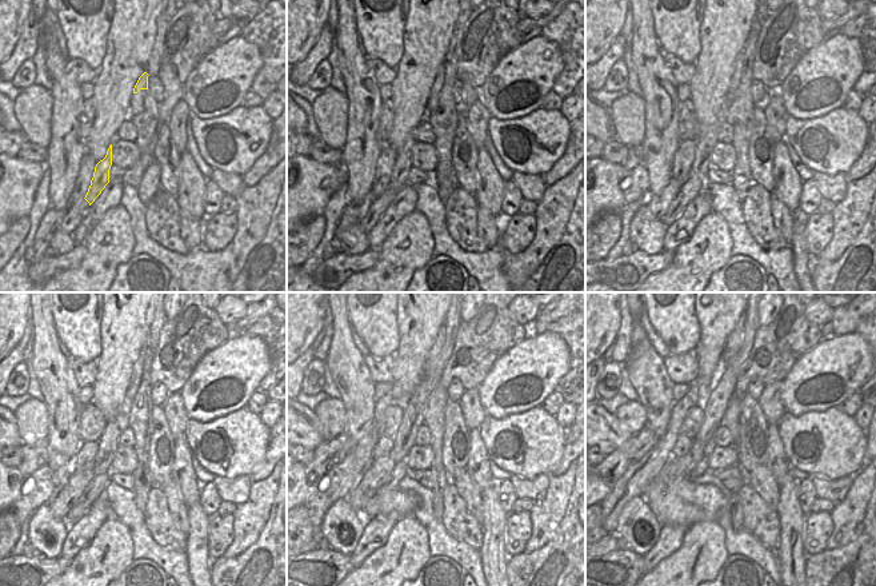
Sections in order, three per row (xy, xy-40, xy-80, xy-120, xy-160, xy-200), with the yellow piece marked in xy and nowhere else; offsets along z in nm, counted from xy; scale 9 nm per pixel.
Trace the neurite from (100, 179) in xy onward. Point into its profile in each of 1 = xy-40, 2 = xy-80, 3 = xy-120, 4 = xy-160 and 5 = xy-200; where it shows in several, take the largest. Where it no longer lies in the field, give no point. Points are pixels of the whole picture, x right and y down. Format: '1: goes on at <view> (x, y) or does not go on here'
1: goes on at xy-40 (403, 166)
2: goes on at xy-80 (702, 164)
3: goes on at xy-120 (115, 426)
4: goes on at xy-160 (415, 409)
5: goes on at xy-200 (716, 402)

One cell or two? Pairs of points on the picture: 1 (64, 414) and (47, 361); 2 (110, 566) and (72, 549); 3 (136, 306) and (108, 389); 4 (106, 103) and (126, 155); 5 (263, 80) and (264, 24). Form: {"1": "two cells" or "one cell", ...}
{"1": "one cell", "2": "two cells", "3": "one cell", "4": "two cells", "5": "one cell"}

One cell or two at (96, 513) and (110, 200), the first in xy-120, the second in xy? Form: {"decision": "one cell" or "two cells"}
{"decision": "one cell"}

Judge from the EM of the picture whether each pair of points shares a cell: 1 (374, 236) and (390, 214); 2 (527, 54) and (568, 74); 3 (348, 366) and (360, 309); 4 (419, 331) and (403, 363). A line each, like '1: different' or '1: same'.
1: same
2: different
3: different
4: same

